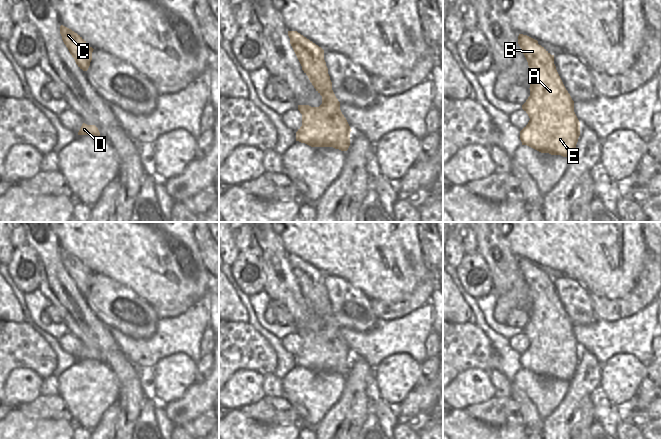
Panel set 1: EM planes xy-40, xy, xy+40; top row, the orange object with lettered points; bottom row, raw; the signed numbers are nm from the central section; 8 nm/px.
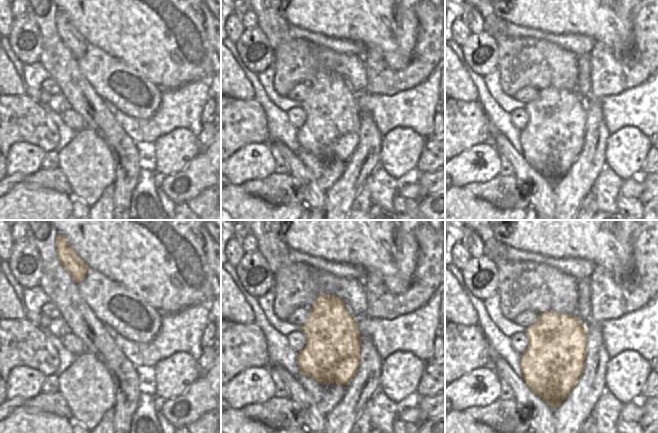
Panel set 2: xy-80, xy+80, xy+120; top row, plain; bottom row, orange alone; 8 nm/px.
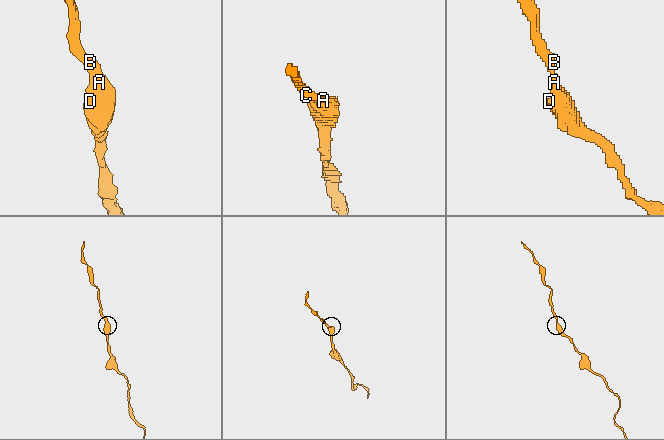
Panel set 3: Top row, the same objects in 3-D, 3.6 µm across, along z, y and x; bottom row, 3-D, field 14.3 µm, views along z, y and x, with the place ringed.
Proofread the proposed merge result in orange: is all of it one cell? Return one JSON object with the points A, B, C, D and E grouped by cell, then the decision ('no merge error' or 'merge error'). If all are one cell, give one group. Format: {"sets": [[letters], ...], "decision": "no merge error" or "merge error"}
{"sets": [["A", "B", "C", "D", "E"]], "decision": "no merge error"}

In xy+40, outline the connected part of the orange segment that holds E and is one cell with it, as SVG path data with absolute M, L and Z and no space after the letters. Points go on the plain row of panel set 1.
M519 258L518 268L530 292L530 320L522 329L530 344L520 355L522 369L570 381L580 360L580 346L556 294L554 279L527 259Z

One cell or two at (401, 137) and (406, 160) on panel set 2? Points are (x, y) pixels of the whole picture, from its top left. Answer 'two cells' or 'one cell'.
one cell

